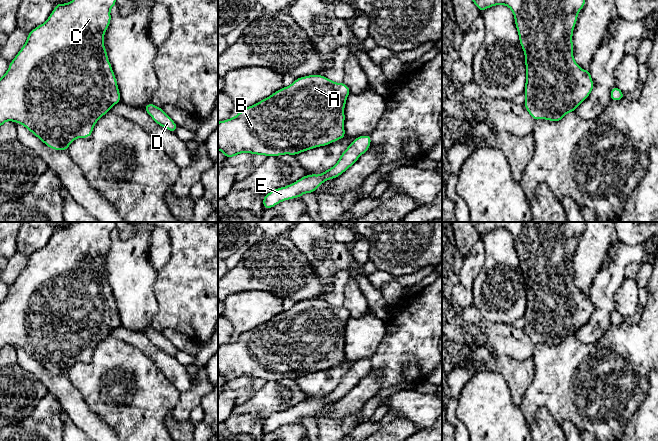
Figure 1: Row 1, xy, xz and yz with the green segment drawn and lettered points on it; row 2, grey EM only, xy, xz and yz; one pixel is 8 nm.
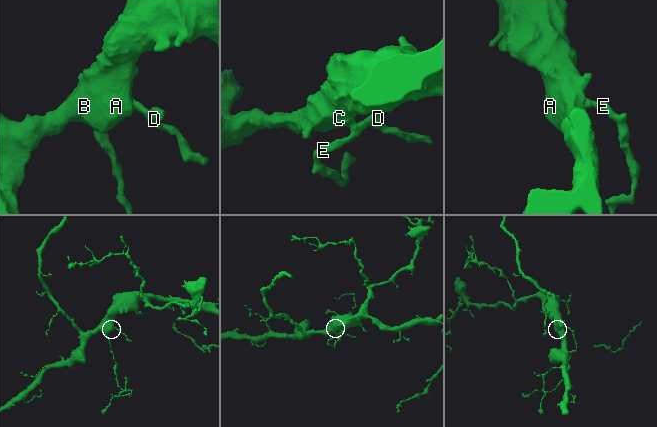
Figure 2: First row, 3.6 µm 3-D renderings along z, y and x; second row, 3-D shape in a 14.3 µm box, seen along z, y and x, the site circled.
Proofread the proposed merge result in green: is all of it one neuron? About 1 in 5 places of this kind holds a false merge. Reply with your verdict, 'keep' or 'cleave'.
keep

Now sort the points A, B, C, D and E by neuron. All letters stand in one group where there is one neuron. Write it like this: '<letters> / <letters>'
A B C D E

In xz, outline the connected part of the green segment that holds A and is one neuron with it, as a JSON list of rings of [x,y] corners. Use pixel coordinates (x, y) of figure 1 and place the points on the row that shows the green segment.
[[[307,75],[271,96],[240,111],[235,117],[218,122],[218,150],[225,158],[240,153],[280,156],[331,144],[346,136],[344,107],[350,88],[322,75]]]

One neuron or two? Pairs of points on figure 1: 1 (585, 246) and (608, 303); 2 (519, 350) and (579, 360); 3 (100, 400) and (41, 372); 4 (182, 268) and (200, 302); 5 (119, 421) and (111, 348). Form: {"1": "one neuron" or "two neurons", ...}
{"1": "two neurons", "2": "two neurons", "3": "two neurons", "4": "one neuron", "5": "one neuron"}

